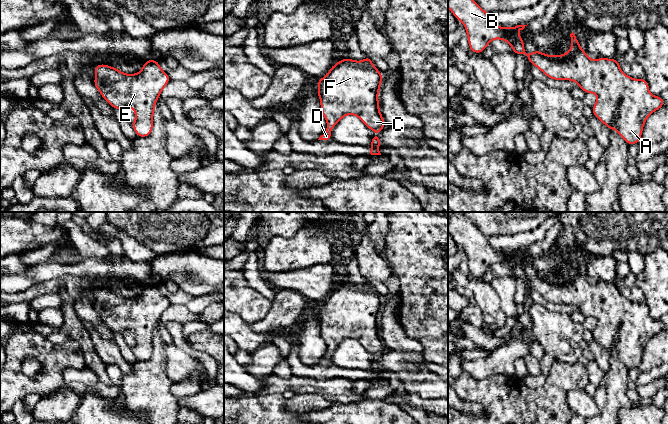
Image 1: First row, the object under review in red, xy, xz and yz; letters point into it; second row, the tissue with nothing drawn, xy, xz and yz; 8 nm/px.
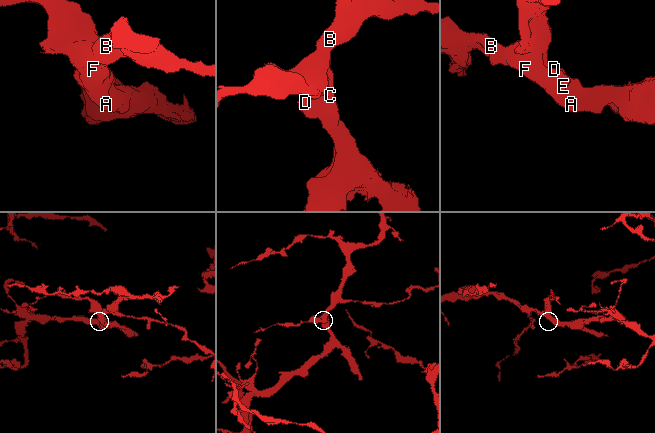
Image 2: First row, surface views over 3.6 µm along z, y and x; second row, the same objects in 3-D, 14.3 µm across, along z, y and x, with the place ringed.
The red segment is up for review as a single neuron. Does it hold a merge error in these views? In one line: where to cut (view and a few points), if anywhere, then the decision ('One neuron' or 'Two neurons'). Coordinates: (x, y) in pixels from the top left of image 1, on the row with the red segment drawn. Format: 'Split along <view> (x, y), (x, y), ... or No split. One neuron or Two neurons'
No split. One neuron

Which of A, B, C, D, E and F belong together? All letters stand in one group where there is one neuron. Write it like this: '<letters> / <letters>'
A B C D E F

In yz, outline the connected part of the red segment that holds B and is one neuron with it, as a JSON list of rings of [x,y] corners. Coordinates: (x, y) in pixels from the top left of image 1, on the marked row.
[[[448,0],[448,8],[452,11],[454,17],[463,23],[468,36],[469,48],[473,53],[482,53],[492,40],[501,39],[511,45],[515,55],[525,54],[529,63],[536,66],[548,78],[575,81],[585,93],[593,93],[598,97],[592,107],[593,115],[605,124],[610,131],[615,128],[628,145],[640,142],[647,118],[665,104],[660,96],[654,96],[649,92],[649,84],[644,78],[634,79],[626,75],[621,71],[620,63],[614,58],[590,59],[580,47],[573,32],[570,34],[572,47],[563,55],[552,56],[538,50],[527,54],[524,49],[524,42],[518,34],[518,31],[523,30],[527,25],[496,26],[490,21],[489,13],[483,10],[474,0]]]

